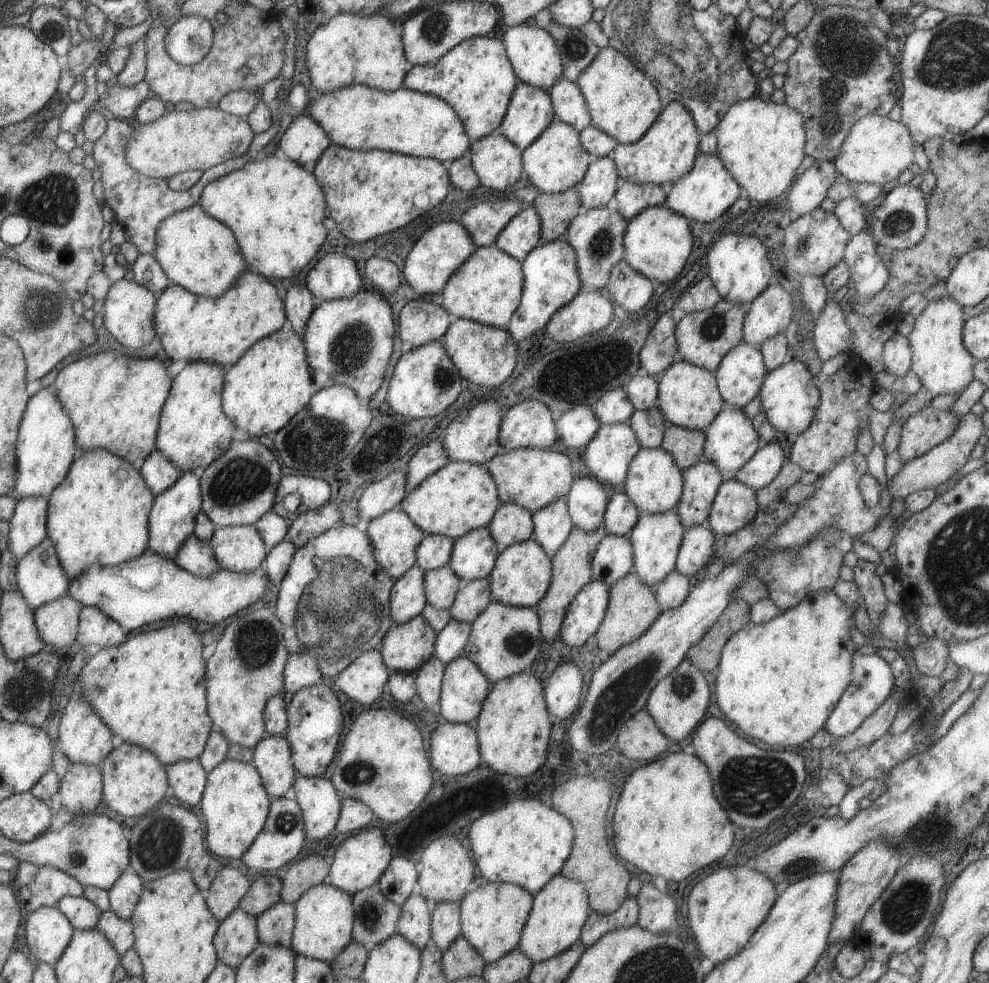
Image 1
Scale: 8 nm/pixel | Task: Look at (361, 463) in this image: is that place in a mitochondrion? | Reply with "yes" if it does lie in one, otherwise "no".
no

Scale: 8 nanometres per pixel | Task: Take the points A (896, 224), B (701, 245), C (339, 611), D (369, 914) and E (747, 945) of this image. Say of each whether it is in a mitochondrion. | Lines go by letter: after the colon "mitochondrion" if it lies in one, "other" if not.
A: mitochondrion
B: other
C: mitochondrion
D: mitochondrion
E: other

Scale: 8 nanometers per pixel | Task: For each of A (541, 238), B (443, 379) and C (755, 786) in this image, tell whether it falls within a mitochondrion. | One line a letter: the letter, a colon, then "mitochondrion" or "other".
A: other
B: mitochondrion
C: mitochondrion

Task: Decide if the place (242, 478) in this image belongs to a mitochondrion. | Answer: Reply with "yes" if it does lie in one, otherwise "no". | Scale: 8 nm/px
yes

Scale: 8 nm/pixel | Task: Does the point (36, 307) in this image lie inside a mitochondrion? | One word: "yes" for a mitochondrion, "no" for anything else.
yes

